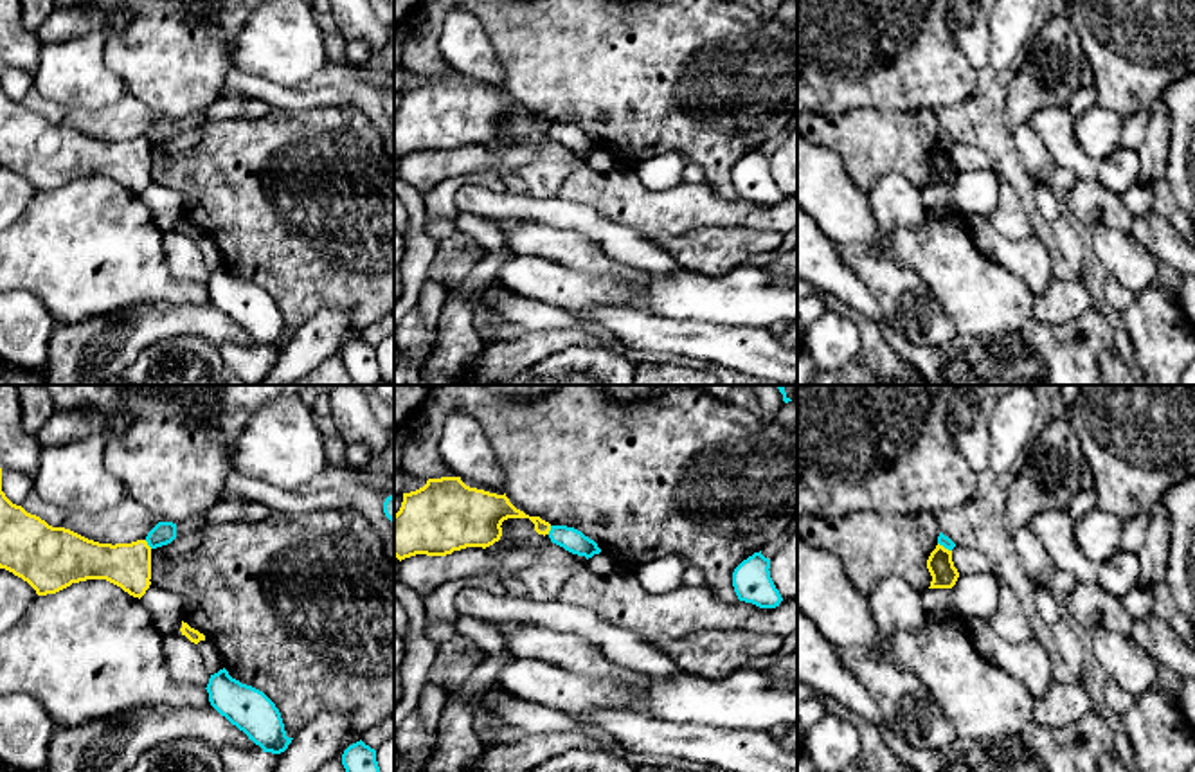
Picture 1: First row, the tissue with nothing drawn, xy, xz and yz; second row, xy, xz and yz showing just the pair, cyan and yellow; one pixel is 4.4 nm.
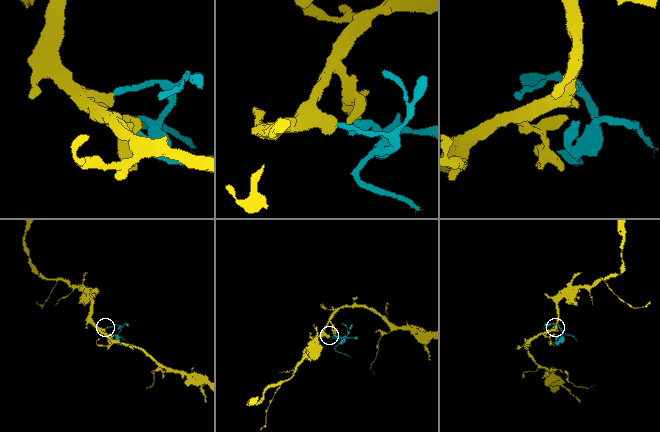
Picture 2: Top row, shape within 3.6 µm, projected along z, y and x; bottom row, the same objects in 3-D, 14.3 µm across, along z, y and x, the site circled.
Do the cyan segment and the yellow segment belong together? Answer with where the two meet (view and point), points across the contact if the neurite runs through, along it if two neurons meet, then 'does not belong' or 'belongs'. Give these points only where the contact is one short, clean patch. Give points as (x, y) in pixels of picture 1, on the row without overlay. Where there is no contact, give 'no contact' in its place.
contact xy (148, 141); border xy (144, 137), (152, 144); does not belong

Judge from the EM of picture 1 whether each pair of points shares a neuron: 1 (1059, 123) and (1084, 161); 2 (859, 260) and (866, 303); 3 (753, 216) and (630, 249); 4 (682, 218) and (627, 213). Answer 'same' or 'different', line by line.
1: same
2: different
3: different
4: same

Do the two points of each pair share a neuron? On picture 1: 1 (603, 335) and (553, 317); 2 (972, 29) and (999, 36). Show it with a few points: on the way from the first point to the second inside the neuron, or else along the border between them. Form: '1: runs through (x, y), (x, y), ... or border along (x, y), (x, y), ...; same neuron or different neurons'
1: runs through (591, 328), (566, 321); same neuron
2: border along (985, 18), (985, 53), (988, 62); different neurons

